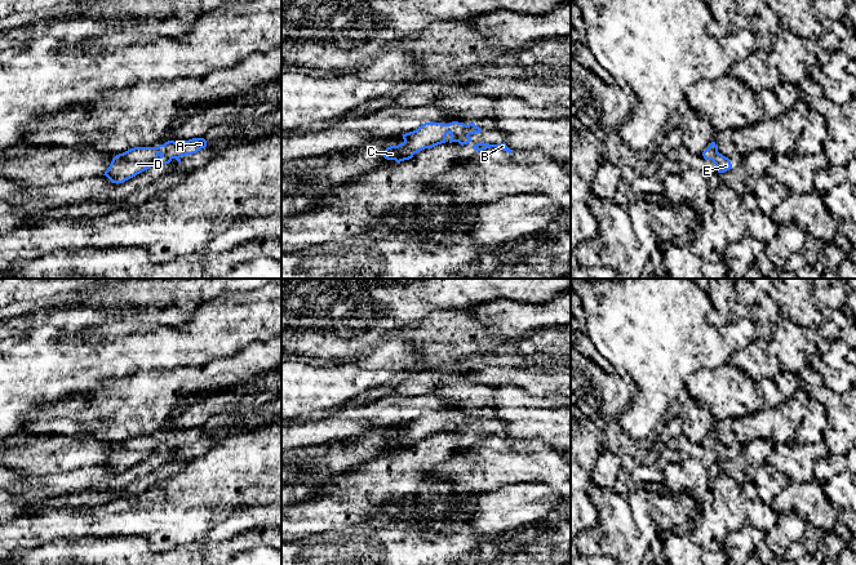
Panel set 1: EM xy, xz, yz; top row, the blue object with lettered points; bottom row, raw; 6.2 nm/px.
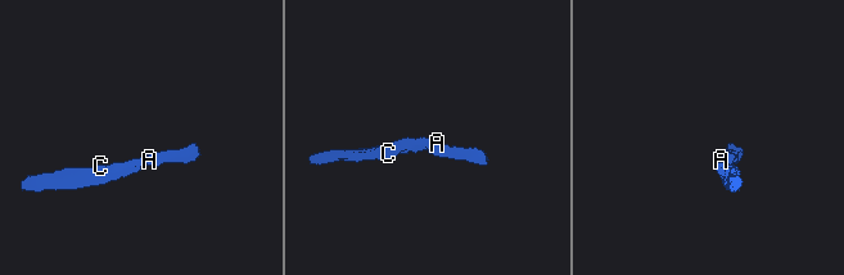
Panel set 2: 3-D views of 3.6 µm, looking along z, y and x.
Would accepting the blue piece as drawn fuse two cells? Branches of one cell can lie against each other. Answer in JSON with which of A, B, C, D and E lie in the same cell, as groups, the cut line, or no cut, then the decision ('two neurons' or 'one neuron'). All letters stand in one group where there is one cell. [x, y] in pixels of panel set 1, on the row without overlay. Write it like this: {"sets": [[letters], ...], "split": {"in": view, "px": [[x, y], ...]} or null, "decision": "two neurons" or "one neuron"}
{"sets": [["A", "B", "C", "D", "E"]], "split": null, "decision": "one neuron"}

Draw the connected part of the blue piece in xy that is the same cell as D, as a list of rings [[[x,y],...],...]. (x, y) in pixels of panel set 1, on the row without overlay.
[[[204,427],[168,430],[158,436],[134,436],[116,444],[103,464],[112,472],[123,472],[154,454],[169,453],[173,448],[181,451],[181,445],[196,442],[205,436]]]

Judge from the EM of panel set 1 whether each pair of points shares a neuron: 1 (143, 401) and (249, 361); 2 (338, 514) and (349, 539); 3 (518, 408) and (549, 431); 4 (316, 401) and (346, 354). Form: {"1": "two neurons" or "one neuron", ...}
{"1": "one neuron", "2": "two neurons", "3": "one neuron", "4": "two neurons"}

